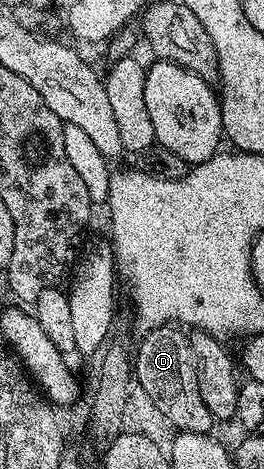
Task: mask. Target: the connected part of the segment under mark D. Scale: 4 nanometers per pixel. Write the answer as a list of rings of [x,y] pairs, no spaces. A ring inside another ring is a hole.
[[[167,324],[157,326],[156,329],[149,331],[146,338],[138,346],[138,356],[136,352],[136,382],[148,397],[154,401],[154,406],[171,422],[178,426],[179,431],[189,432],[191,434],[210,434],[213,426],[216,425],[216,419],[208,404],[204,404],[204,396],[200,394],[200,384],[198,383],[198,359],[194,357],[194,349],[190,346],[189,337],[179,329],[177,325]]]

